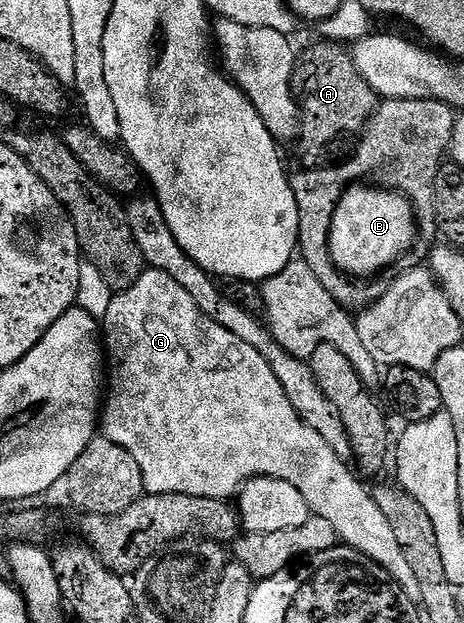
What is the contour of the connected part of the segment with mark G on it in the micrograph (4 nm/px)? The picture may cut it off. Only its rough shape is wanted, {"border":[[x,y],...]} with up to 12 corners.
{"border":[[144,270],[101,321],[101,431],[146,494],[289,481],[421,589],[269,361]]}

